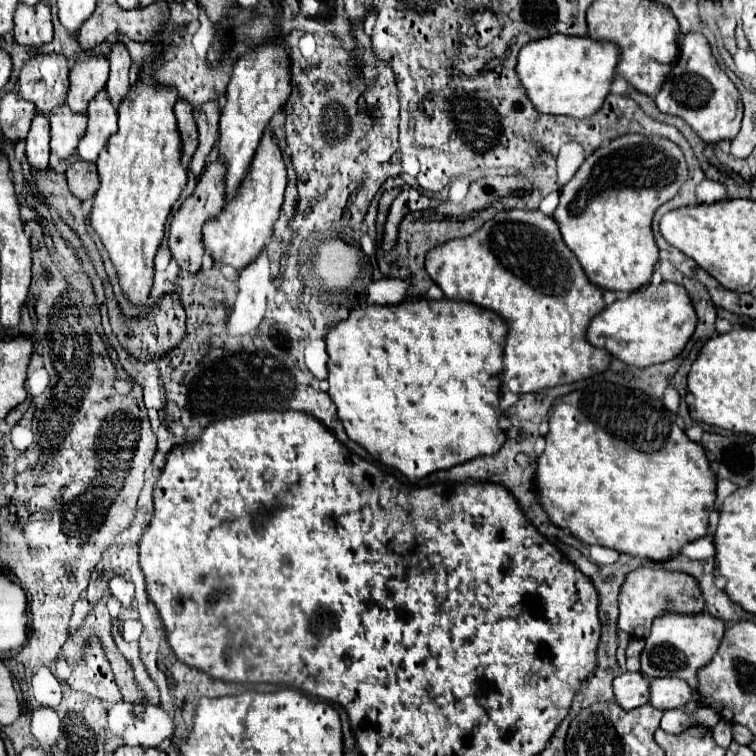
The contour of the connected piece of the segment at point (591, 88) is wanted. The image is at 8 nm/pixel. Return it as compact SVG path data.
M551 35L527 43L519 51L517 75L527 89L527 97L539 113L591 117L601 109L615 79L615 65L619 63L619 47L611 41L591 41L591 37Z

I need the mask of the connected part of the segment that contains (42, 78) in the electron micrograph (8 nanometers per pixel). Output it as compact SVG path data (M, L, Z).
M57 53L35 55L27 59L19 73L19 93L35 103L37 111L51 115L51 109L65 103L69 89L67 59Z

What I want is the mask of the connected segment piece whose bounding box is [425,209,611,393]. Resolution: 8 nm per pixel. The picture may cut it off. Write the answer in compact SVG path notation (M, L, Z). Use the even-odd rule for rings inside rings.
M509 209L497 213L475 233L461 239L451 239L431 249L427 253L425 267L447 299L475 303L499 313L507 321L509 335L503 359L505 389L513 393L531 393L545 387L583 381L609 369L611 353L607 353L607 349L593 347L585 337L591 319L605 309L603 289L587 279L579 259L571 253L571 249L567 249L557 221L539 209Z

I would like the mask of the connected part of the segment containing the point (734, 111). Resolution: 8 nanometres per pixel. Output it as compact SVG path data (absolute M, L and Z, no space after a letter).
M687 33L681 39L677 65L667 75L661 91L655 97L655 103L663 113L685 119L693 131L709 145L715 145L723 139L733 139L741 129L743 103L739 91L715 61L709 41L703 33Z

